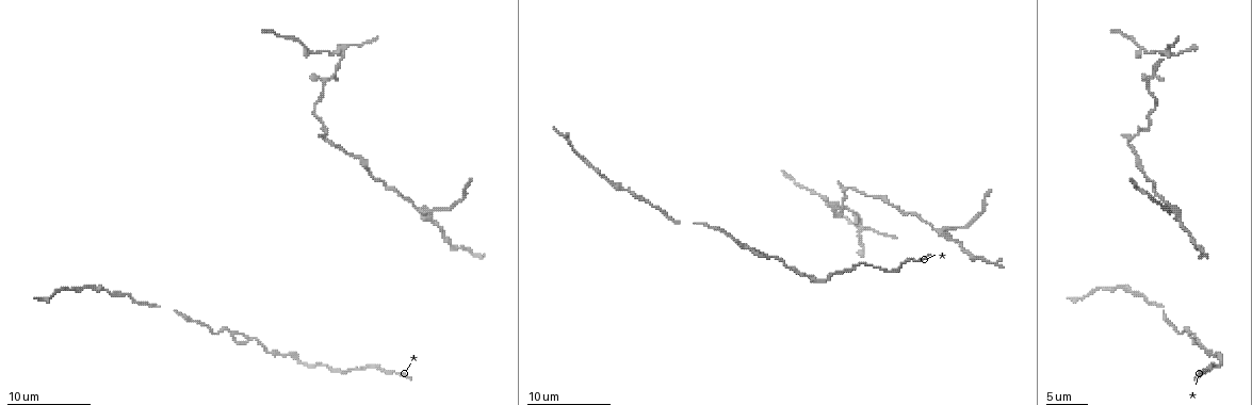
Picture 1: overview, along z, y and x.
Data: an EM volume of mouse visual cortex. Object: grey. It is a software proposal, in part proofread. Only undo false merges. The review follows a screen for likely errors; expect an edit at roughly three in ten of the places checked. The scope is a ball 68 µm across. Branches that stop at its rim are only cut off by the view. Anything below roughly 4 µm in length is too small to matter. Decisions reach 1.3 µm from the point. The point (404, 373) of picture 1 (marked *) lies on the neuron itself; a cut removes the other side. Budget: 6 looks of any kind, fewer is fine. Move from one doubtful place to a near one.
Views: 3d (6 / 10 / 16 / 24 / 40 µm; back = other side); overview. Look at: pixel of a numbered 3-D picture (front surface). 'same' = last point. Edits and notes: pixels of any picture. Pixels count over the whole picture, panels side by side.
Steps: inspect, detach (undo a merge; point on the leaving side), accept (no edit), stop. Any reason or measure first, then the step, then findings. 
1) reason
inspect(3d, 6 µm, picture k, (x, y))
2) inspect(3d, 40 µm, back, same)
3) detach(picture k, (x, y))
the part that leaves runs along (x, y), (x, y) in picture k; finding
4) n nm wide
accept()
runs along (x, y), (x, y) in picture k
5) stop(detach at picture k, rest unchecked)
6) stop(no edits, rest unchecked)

three-way junction
inspect(3d, 16 µm, picture 1, (422, 211))

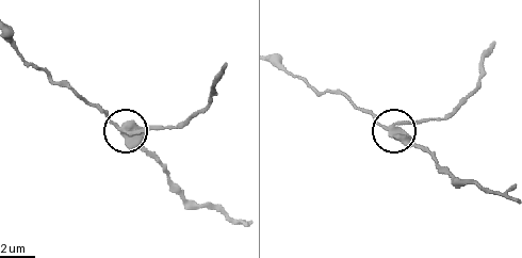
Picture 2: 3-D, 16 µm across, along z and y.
360 nm wide
detach(picture 2, (148, 125))
the part that leaves runs along (125, 132), (183, 124), (205, 107), (212, 81), (225, 65) in picture 2; a second neuron is stuck on

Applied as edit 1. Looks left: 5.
side arm on a straight run
inspect(3d, 6 µm, picture 1, (847, 194))

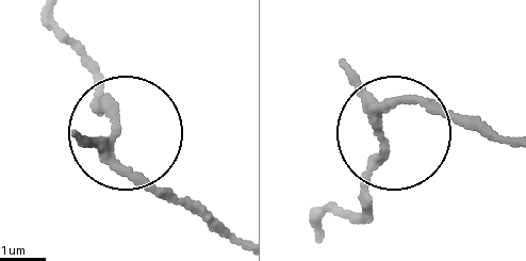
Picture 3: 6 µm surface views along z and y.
180 nm wide
accept()
runs along (235, 243), (121, 169), (98, 113), (98, 70) in picture 3; one neuron here

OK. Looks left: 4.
thin neck
inspect(3d, 16 µm, picture 1, (1148, 87))

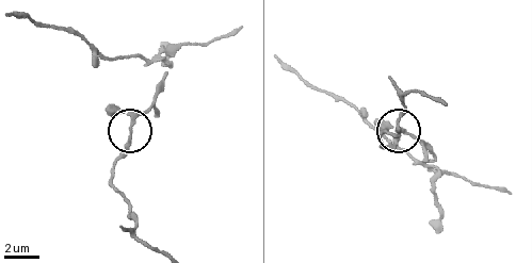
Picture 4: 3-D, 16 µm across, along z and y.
accept()
runs along (437, 99), (407, 94), (381, 145), (422, 141) in picture 4; all the same neuron

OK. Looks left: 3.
stop(detach at picture 2, rest unchecked)

